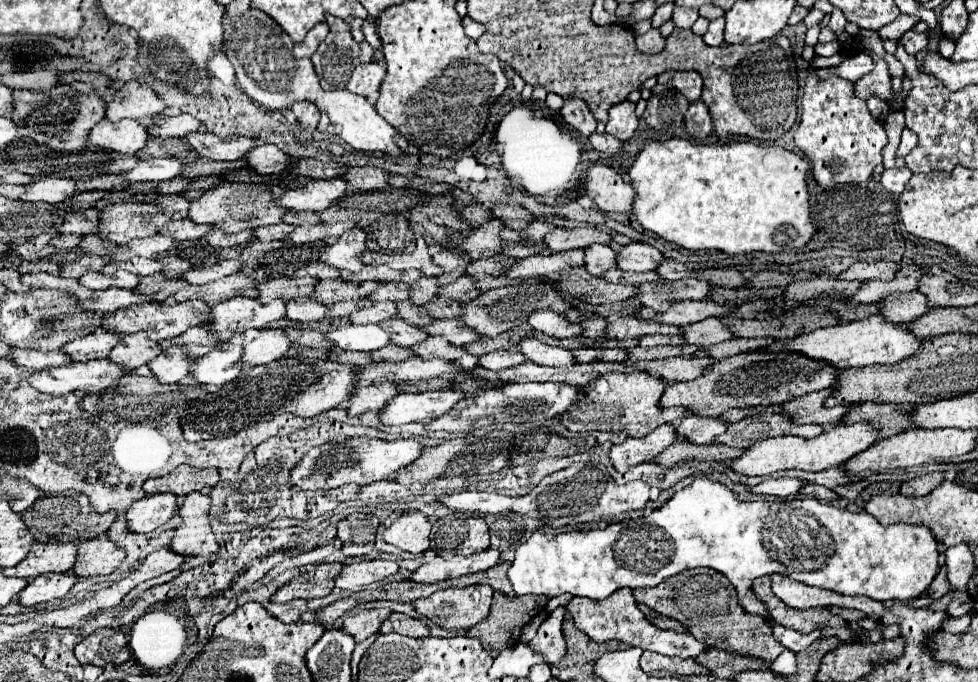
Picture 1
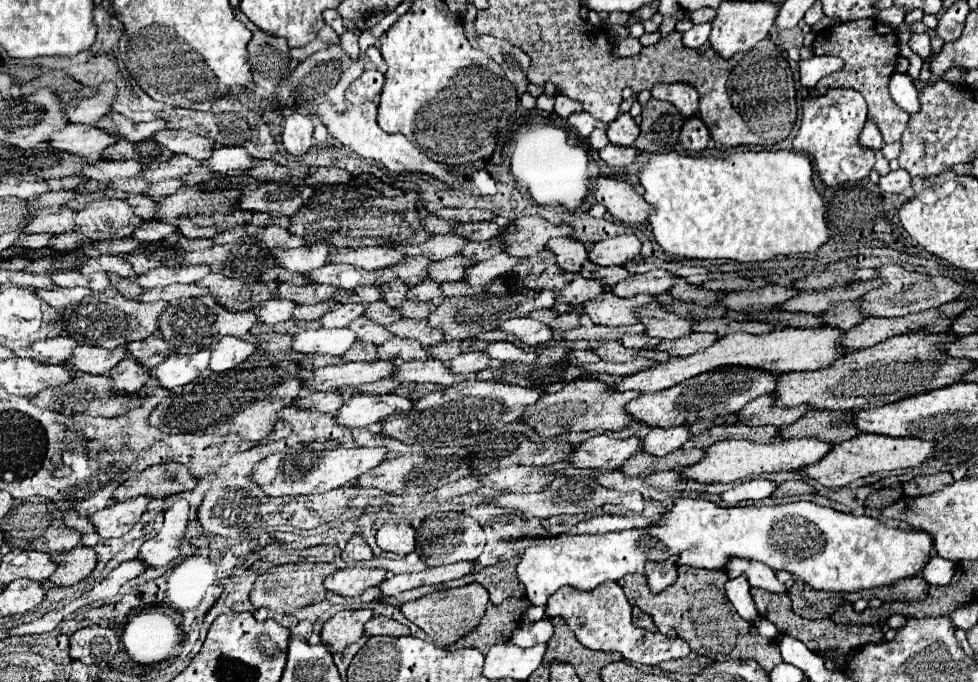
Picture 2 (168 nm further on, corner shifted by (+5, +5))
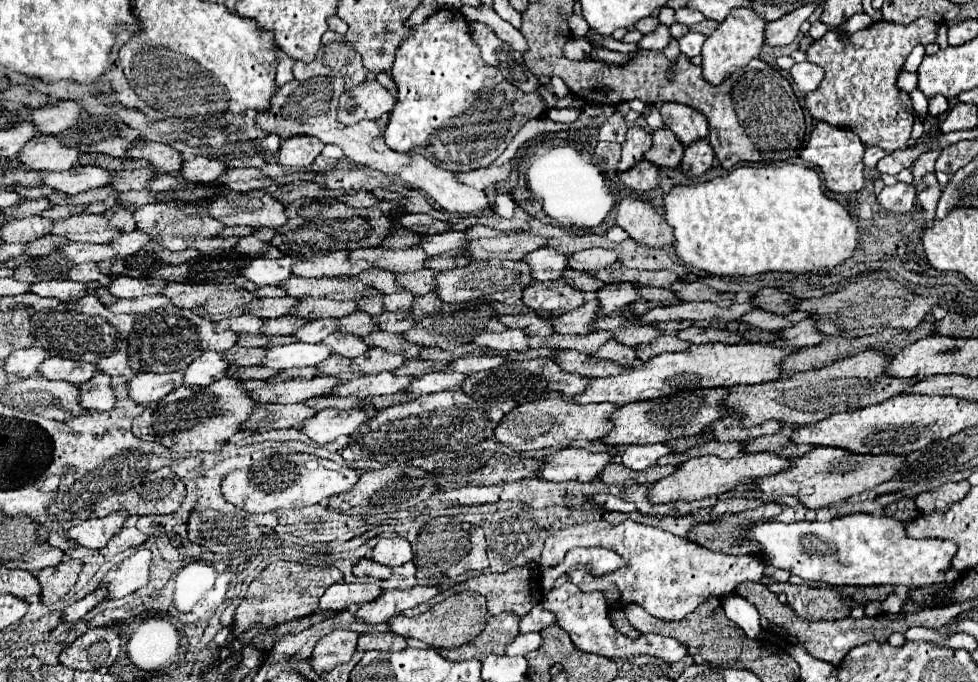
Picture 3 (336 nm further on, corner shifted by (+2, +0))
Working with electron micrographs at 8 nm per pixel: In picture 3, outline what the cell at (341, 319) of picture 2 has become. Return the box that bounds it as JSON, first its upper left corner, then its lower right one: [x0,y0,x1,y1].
[295,318,339,342]

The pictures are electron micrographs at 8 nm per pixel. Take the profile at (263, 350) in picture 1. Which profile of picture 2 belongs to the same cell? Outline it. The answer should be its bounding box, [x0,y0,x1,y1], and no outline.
[208,337,256,373]

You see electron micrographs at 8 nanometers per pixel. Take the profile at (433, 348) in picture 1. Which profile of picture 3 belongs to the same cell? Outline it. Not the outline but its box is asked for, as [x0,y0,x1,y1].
[353,348,405,374]

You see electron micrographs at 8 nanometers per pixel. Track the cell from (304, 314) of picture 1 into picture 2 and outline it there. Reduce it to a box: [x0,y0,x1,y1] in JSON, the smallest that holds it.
[252,299,296,325]

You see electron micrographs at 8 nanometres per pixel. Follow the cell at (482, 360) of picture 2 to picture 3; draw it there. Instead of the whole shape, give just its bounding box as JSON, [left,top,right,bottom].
[407,372,467,398]

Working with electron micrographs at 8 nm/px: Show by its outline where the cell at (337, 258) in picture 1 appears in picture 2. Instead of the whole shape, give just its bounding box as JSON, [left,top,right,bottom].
[272,243,330,273]

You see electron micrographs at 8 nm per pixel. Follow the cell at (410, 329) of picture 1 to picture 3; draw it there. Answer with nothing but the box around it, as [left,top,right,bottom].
[323,332,369,358]

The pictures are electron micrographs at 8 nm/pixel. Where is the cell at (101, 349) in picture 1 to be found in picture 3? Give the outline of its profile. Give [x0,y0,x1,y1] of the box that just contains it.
[5,348,49,378]

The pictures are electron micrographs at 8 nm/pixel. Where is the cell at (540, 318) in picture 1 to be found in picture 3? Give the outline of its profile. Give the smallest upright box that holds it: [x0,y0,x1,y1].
[473,330,527,352]

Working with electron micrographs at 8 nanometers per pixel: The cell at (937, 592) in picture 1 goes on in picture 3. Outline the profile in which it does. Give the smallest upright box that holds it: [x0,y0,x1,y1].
[773,584,851,622]

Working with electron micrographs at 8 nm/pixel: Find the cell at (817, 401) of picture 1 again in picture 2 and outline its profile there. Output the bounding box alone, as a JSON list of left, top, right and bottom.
[736,395,808,427]

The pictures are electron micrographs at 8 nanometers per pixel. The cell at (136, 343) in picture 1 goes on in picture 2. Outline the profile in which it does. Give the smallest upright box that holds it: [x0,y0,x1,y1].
[64,347,126,375]

